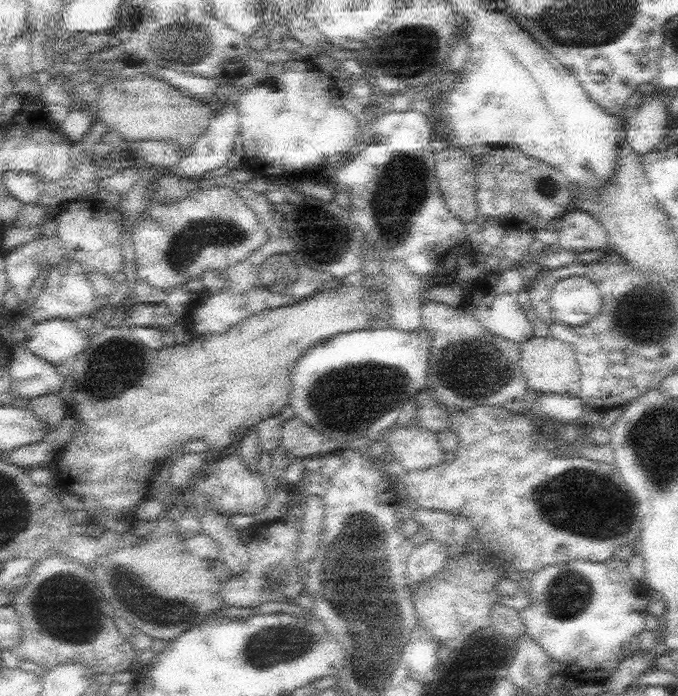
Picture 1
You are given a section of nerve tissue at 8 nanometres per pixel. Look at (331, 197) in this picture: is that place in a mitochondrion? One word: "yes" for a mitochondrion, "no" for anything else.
no

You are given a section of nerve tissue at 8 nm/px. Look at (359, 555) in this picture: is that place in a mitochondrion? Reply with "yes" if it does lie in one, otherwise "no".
yes

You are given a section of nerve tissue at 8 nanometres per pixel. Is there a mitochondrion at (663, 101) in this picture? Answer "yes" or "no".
no

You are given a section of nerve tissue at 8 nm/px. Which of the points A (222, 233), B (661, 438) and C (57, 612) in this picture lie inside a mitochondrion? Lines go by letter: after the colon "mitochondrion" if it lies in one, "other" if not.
A: mitochondrion
B: mitochondrion
C: mitochondrion

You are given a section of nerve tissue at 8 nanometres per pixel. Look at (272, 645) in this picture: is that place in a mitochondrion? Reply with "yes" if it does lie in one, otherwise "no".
yes

